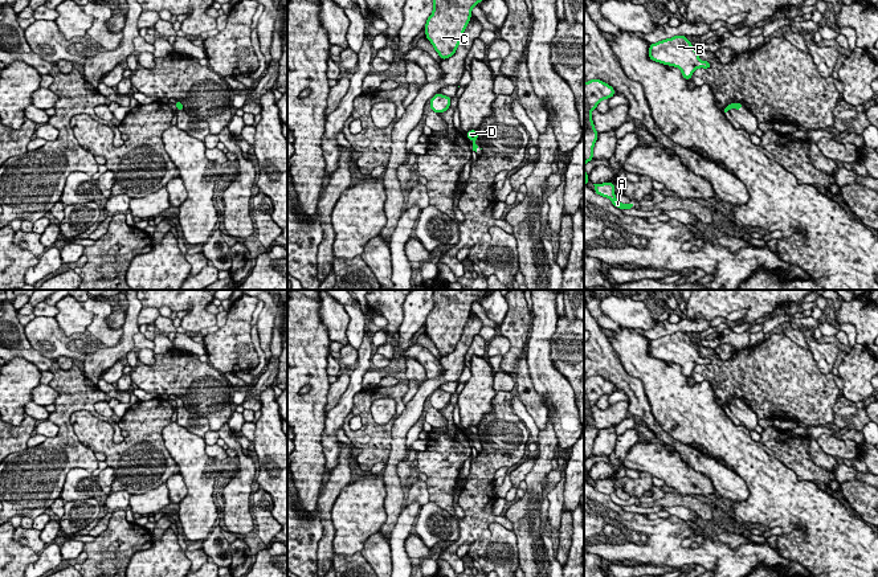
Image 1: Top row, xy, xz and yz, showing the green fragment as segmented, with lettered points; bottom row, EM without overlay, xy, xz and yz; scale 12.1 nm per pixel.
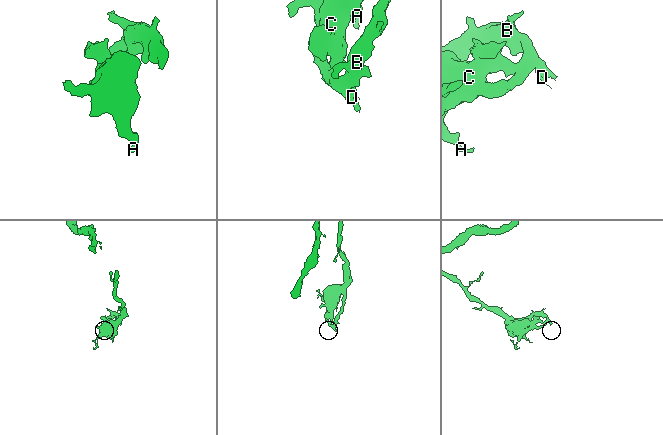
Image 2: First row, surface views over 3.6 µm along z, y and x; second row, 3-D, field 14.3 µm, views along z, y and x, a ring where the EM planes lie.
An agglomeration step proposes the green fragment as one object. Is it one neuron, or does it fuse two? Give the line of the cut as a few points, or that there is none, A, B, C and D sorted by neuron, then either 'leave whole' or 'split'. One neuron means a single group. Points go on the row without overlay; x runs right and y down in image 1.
cut none; groups A B C D; leave whole

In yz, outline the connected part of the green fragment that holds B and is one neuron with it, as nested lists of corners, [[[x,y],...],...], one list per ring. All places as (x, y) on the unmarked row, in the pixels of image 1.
[[[681,331],[650,340],[649,355],[666,363],[678,364],[687,377],[691,376],[697,365],[710,365],[711,363],[708,357],[699,356],[699,349],[693,344],[687,333]]]

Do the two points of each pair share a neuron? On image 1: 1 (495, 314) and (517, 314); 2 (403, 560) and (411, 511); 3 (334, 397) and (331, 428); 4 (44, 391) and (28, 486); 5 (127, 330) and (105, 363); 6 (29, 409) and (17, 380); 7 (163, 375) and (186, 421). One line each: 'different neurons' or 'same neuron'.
1: different neurons
2: same neuron
3: different neurons
4: different neurons
5: same neuron
6: different neurons
7: different neurons

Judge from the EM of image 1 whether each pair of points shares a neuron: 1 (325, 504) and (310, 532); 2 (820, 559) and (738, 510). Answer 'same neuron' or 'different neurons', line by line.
1: different neurons
2: same neuron

